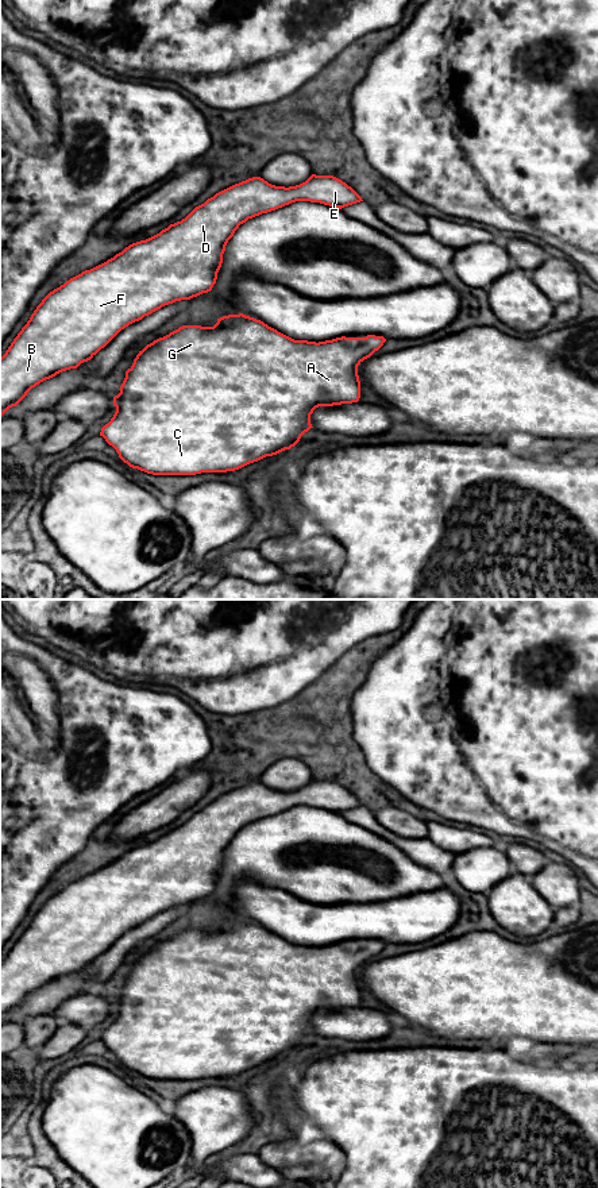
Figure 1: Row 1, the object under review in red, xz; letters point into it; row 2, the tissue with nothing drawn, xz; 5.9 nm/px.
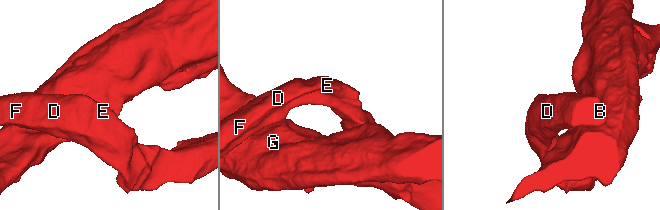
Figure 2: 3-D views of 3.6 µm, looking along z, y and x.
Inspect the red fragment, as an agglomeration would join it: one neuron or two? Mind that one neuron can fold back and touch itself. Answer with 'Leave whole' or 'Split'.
Leave whole

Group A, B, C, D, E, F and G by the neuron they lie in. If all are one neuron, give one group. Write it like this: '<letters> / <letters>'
A B C D E F G

